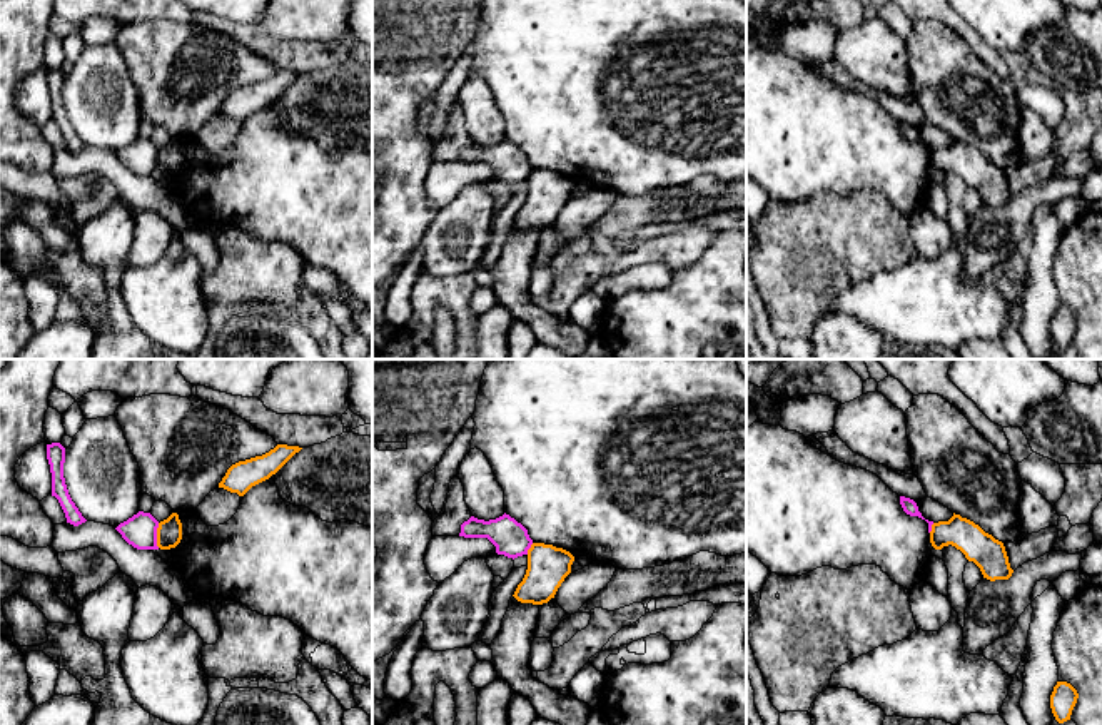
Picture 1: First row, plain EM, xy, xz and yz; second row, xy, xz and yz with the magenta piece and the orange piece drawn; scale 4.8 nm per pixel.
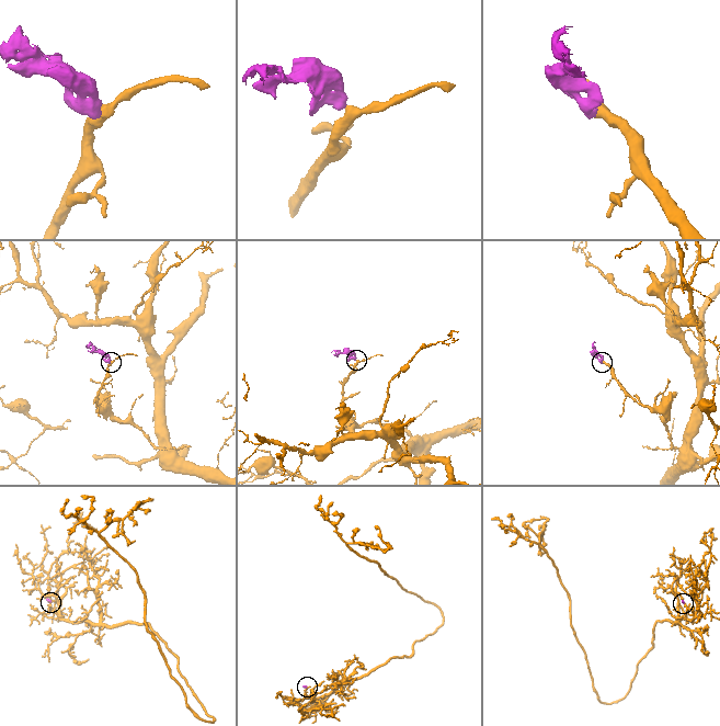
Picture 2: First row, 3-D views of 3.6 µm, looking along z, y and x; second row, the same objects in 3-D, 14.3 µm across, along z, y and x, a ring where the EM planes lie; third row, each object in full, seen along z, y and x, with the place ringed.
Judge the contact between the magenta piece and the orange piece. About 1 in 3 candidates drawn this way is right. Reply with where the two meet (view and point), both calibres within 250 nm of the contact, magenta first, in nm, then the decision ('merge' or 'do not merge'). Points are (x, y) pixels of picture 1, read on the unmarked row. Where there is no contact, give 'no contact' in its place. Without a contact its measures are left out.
meets magenta in xy at (156, 161); 160 nm thick on the magenta side, 130 nm on the other; do not merge

